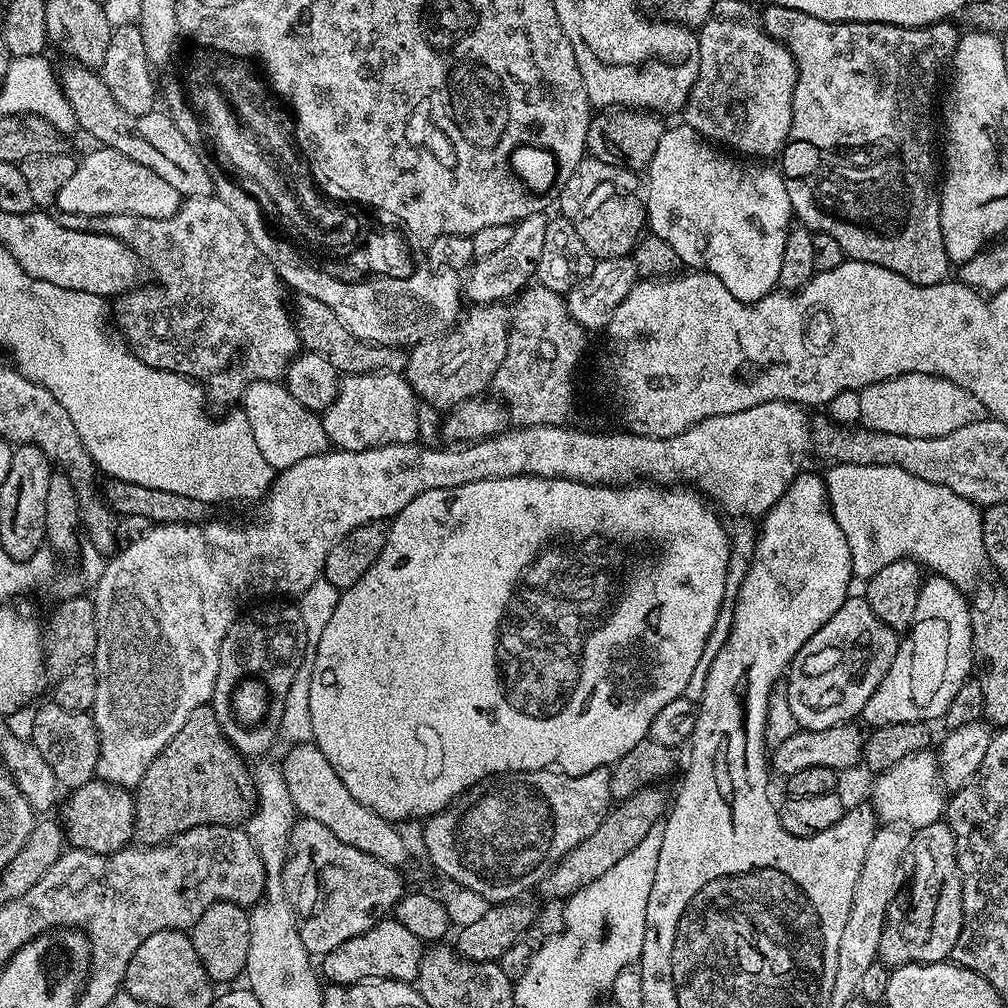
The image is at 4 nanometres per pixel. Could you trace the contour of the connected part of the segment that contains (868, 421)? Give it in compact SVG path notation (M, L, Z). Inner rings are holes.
M907 372L861 388L859 423L886 434L906 434L910 438L938 438L962 430L974 422L989 419L988 411L962 386L940 376Z

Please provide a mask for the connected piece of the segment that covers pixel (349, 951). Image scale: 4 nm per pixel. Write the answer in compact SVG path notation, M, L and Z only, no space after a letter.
M385 918L370 930L342 942L342 946L326 953L322 958L322 976L325 981L345 986L377 978L412 982L416 979L425 951L425 945L417 933L402 926L394 918Z

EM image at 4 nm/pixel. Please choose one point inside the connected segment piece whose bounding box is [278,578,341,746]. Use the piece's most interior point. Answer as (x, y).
(316, 604)

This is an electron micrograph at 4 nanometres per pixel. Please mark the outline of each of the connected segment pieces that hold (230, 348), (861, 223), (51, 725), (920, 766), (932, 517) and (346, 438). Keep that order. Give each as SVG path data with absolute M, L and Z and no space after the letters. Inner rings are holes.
M215 194L210 196L189 196L181 203L180 208L170 218L159 220L158 218L117 218L114 216L83 216L82 214L66 214L57 211L55 213L58 226L66 226L70 230L82 230L83 232L101 232L107 236L113 236L123 242L126 247L132 249L141 261L150 271L156 275L156 280L160 284L164 284L161 288L150 288L142 290L143 287L136 287L131 292L125 292L123 296L115 297L116 312L114 308L114 320L120 323L122 339L129 352L139 358L142 362L146 362L146 366L157 368L163 372L177 372L180 376L187 376L189 380L196 381L201 388L204 389L207 399L212 400L216 404L228 404L232 406L243 397L244 392L254 382L262 382L263 380L279 381L284 373L288 370L288 364L301 351L302 345L300 335L296 332L296 325L293 317L284 309L284 292L280 275L277 274L275 268L261 256L258 249L254 246L254 242L250 242L250 234L246 234L246 226L242 226L242 222L238 222L230 211L230 206L226 206L224 202L218 199Z
M769 3L762 12L762 23L765 30L776 40L781 40L790 50L790 54L796 59L796 85L794 86L794 94L792 95L792 125L790 126L790 134L788 135L788 143L780 149L778 153L778 171L784 178L786 186L786 194L790 194L790 206L792 207L792 215L801 225L811 230L813 233L825 232L830 234L830 238L834 238L834 242L838 242L838 246L842 246L845 257L850 260L861 260L867 264L874 266L882 266L886 270L894 270L894 274L902 274L902 278L906 278L910 282L914 282L918 286L934 286L935 284L943 284L949 275L950 265L948 263L948 255L946 254L946 242L942 242L942 218L940 217L940 190L938 187L938 160L932 157L932 103L936 100L936 83L940 80L940 71L946 68L951 61L953 54L956 52L956 43L960 41L961 29L956 29L952 22L941 22L926 28L903 28L902 26L894 26L893 24L879 24L878 22L830 22L822 18L814 18L814 14L802 14L802 10L794 10L790 6L774 6Z
M47 702L36 712L32 720L30 743L54 772L59 787L66 790L81 788L96 776L96 755L100 749L100 739L91 715L86 712L62 710L54 702Z
M924 749L900 759L890 770L879 773L873 779L870 806L881 823L888 826L899 824L915 830L935 824L943 817L946 798L942 794L937 755Z
M832 464L829 469L828 476L826 475L828 505L832 507L834 518L838 522L838 526L842 526L842 534L846 536L846 542L850 546L850 559L852 560L853 577L860 579L861 576L861 581L867 582L872 576L878 574L878 572L882 570L884 566L890 565L891 563L895 562L895 560L902 560L907 557L909 560L915 560L916 563L923 566L925 569L932 568L928 570L945 576L955 588L968 590L973 587L972 579L979 574L980 567L985 567L986 564L986 557L984 555L984 522L982 519L981 509L977 507L977 505L971 504L966 498L962 498L958 494L954 494L954 490L950 490L946 486L938 486L934 482L926 482L922 478L914 478L914 474L910 474L898 466L858 466L857 464Z
M371 372L361 376L345 375L332 405L323 413L324 429L329 441L337 449L357 452L387 444L410 444L420 432L420 412L416 409L418 397L408 385L407 379L399 372Z

